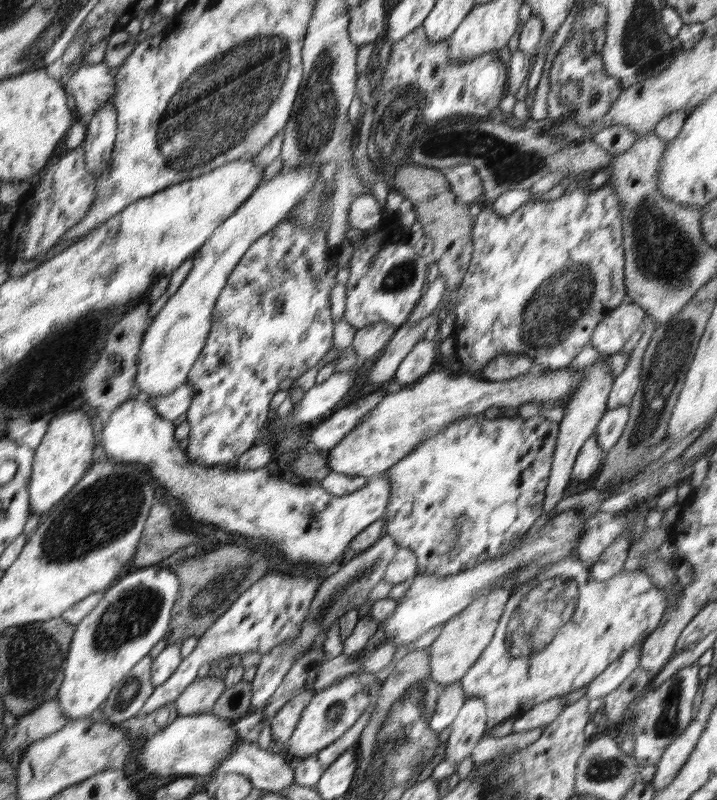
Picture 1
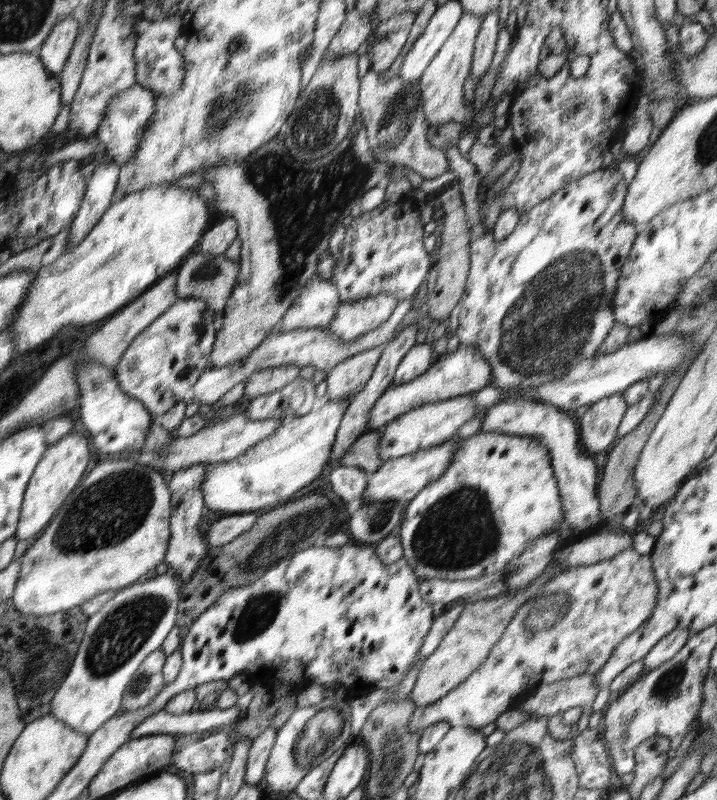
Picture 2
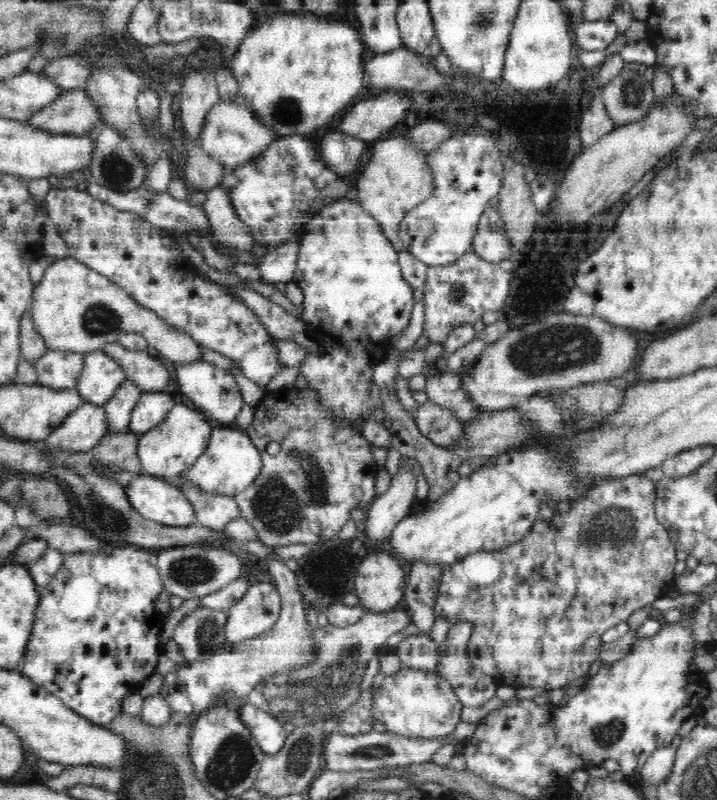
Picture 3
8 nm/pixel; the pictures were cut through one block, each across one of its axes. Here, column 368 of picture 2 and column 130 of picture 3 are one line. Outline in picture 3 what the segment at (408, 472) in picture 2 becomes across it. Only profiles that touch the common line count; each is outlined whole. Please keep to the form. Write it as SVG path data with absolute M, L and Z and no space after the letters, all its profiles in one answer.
M140 472L129 480L125 491L132 506L146 519L172 526L194 525L194 507L169 478Z

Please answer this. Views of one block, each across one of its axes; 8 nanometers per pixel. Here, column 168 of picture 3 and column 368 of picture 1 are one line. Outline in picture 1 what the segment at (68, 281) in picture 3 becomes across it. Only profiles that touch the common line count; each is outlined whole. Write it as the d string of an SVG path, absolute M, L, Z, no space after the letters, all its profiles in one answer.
M378 322L356 330L353 338L354 352L360 362L376 359L396 332L397 327L390 323Z

